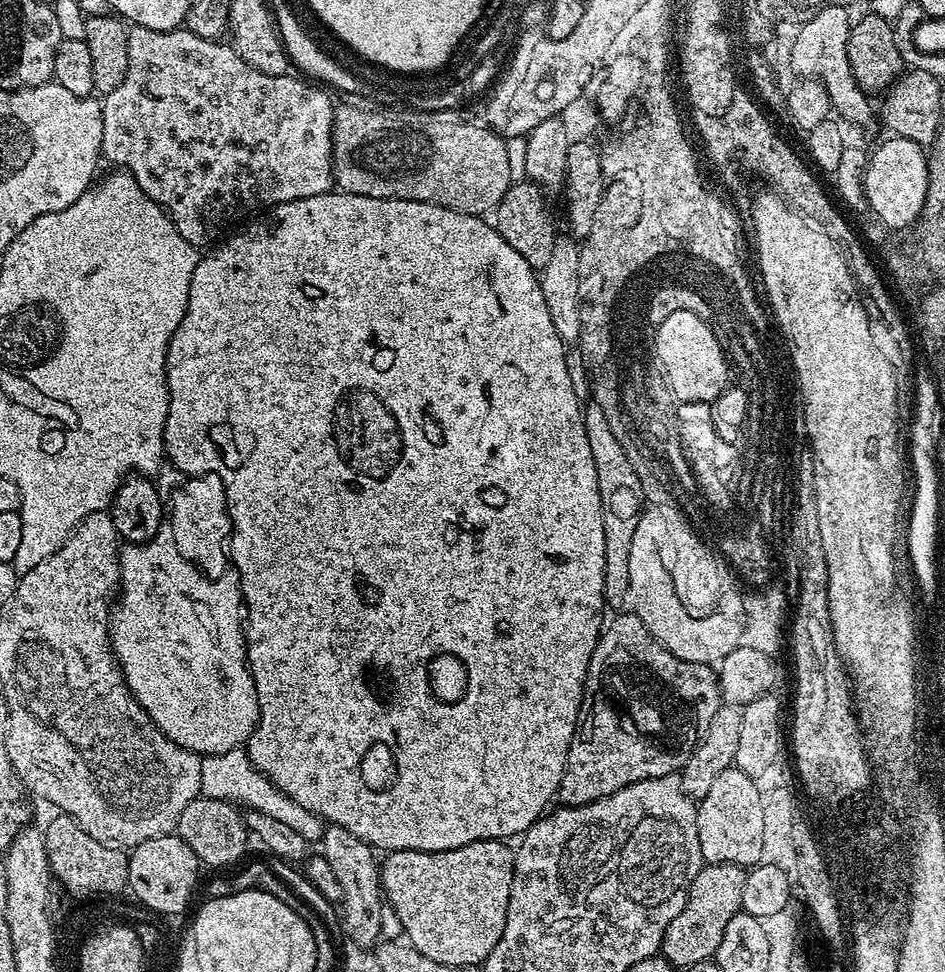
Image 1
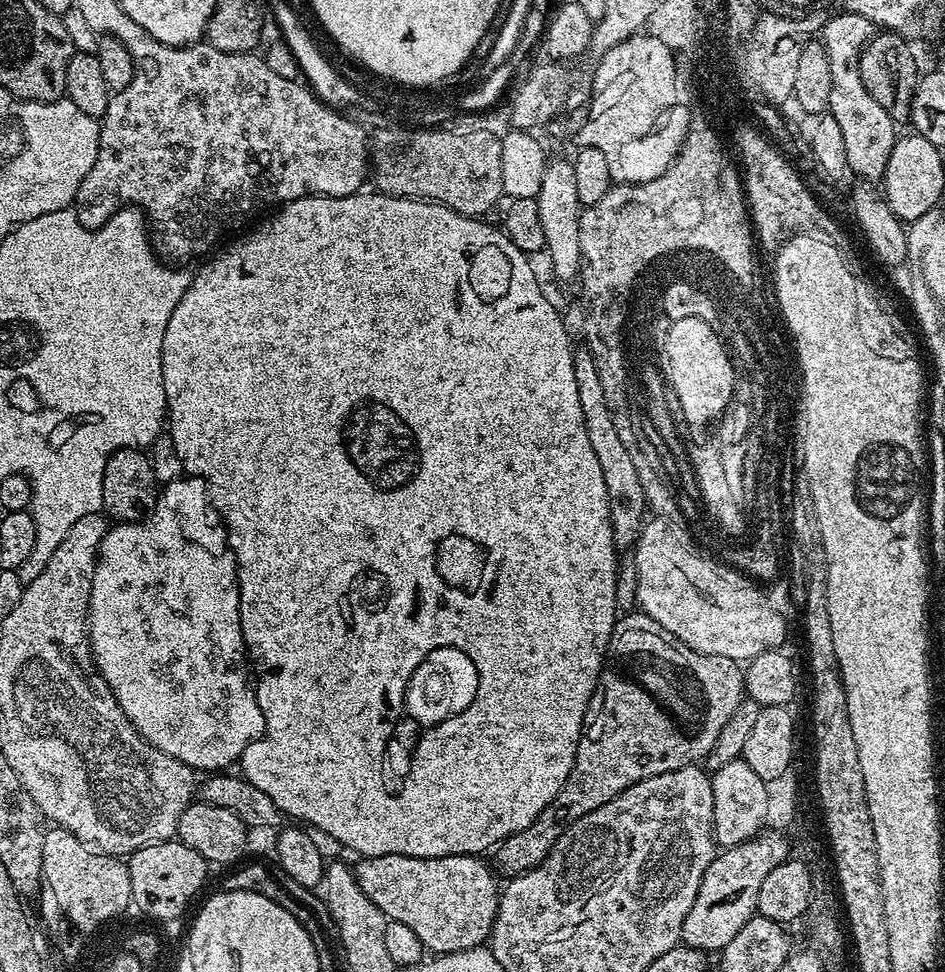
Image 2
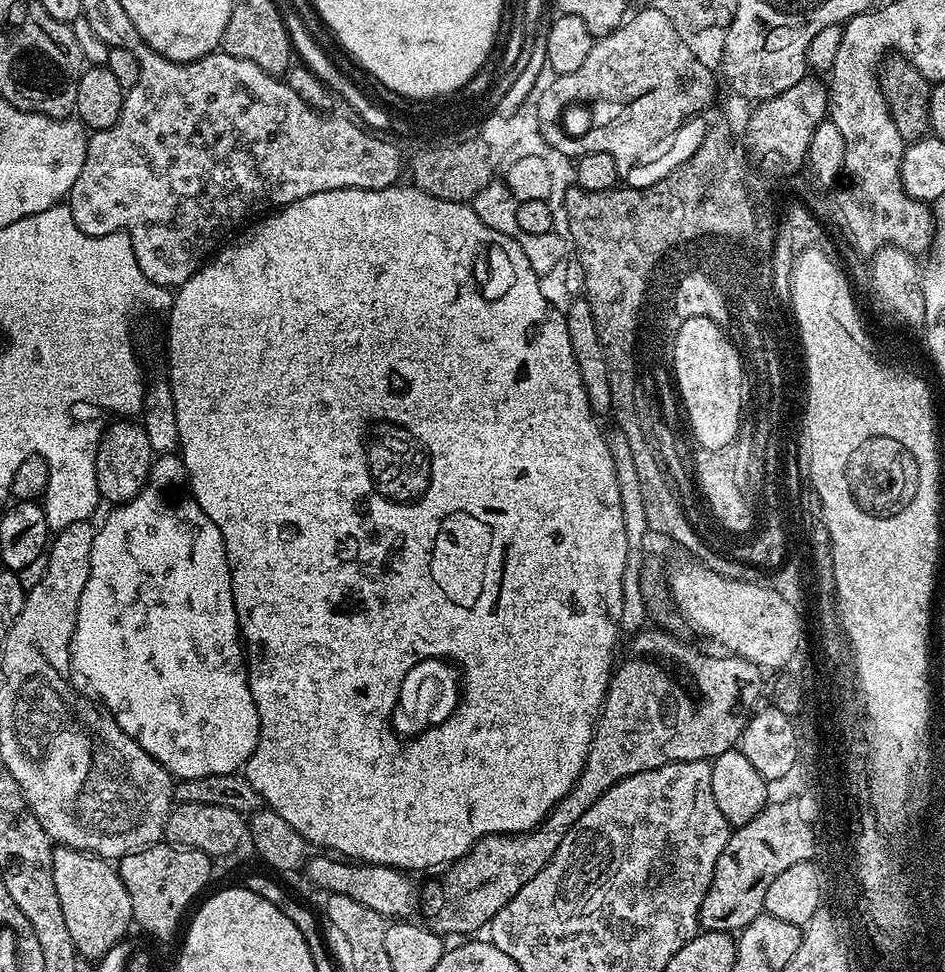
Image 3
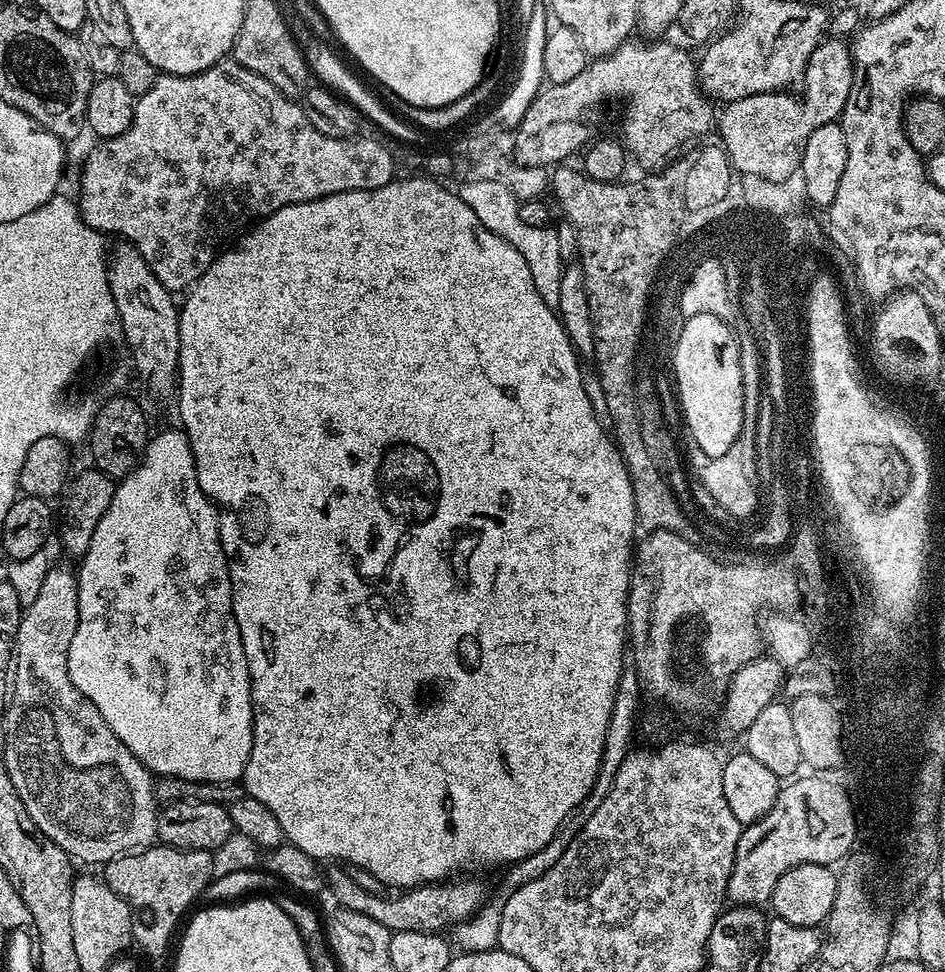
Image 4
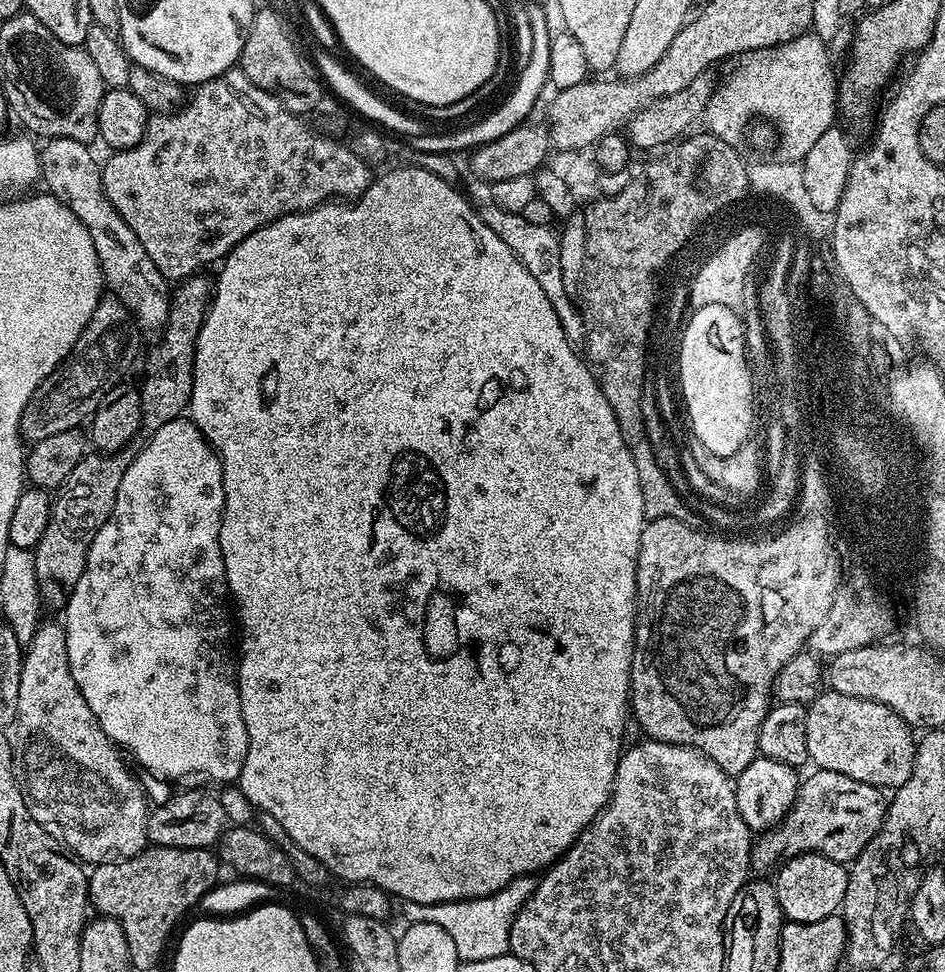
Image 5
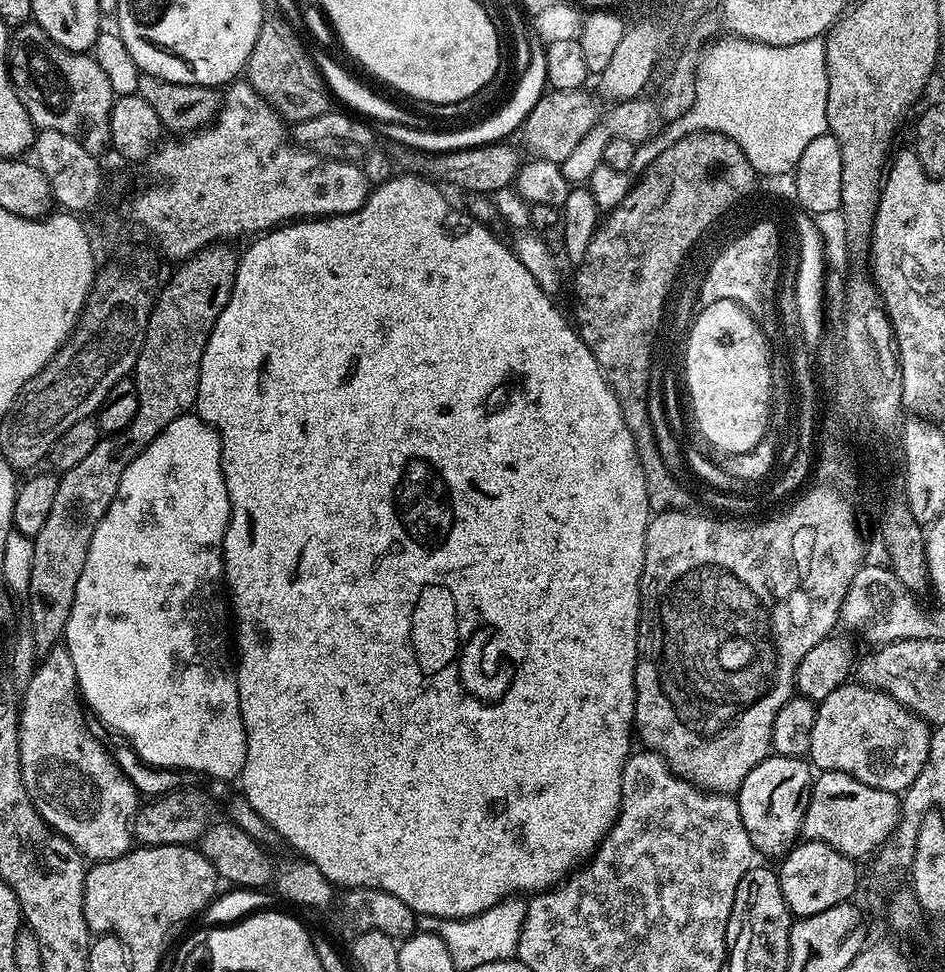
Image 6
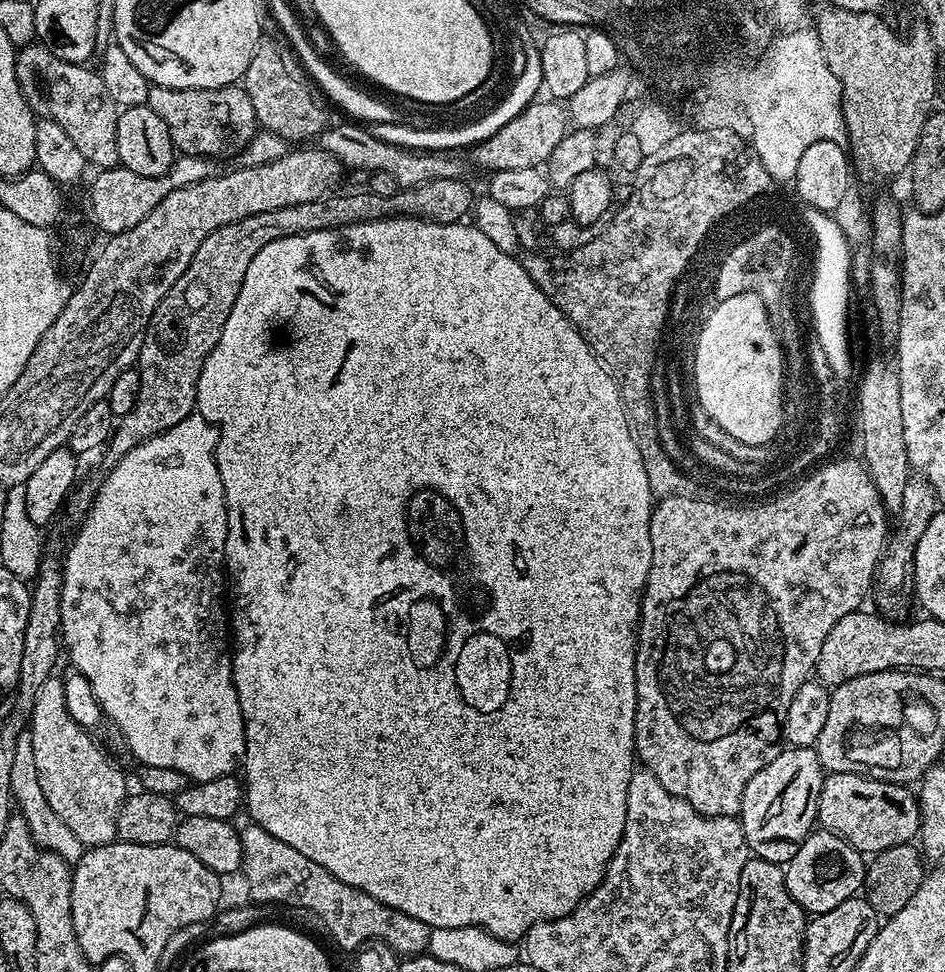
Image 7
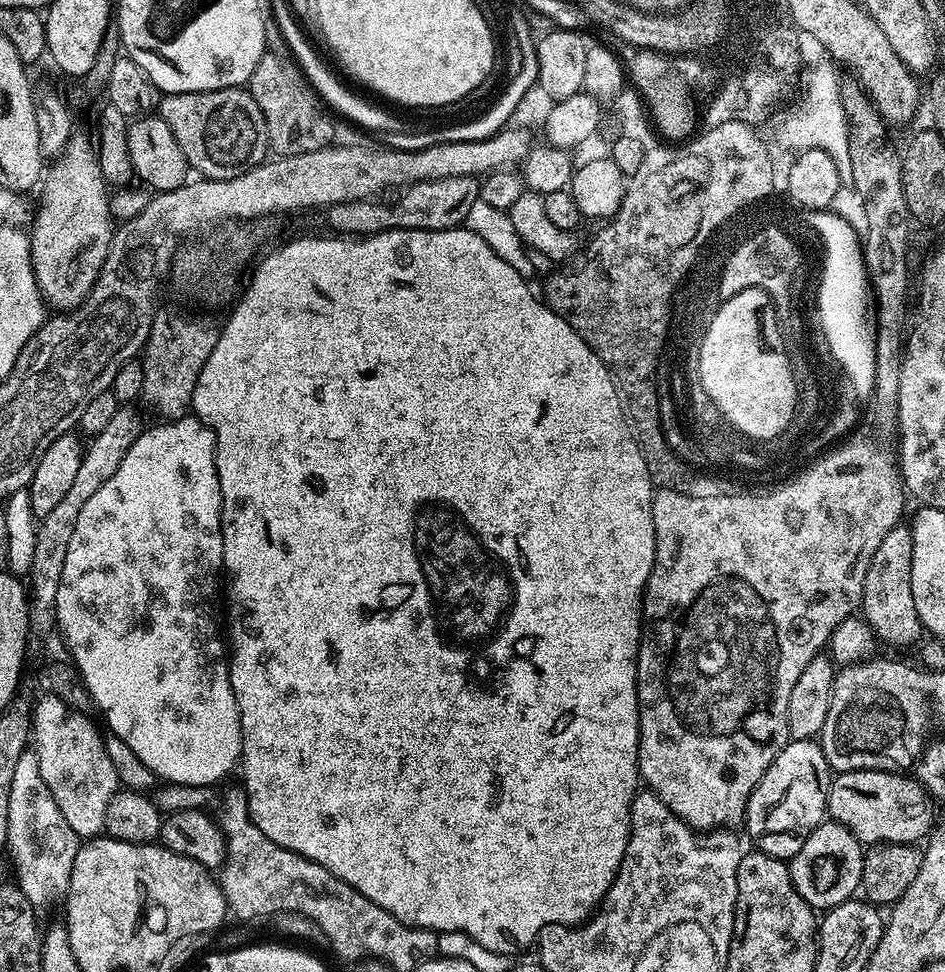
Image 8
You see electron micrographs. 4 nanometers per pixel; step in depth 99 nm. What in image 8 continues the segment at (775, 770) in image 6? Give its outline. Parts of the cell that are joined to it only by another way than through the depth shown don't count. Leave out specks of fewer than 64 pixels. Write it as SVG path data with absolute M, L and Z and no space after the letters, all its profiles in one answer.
M792 740L788 743L778 758L774 758L770 770L762 774L762 782L758 782L754 794L750 794L748 799L746 829L749 838L756 840L755 847L779 860L791 861L792 856L802 850L802 842L806 842L808 835L824 823L828 811L828 787L833 779L833 769L829 768L826 754L816 740Z

